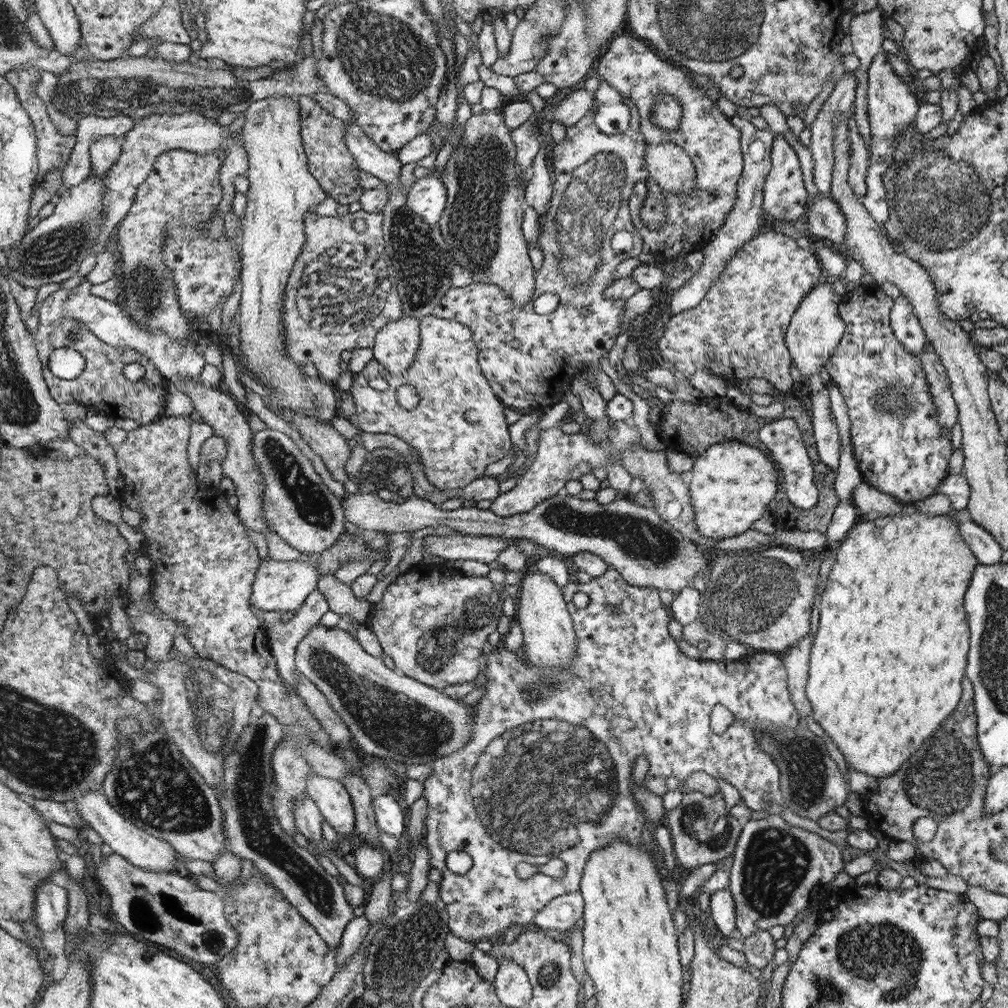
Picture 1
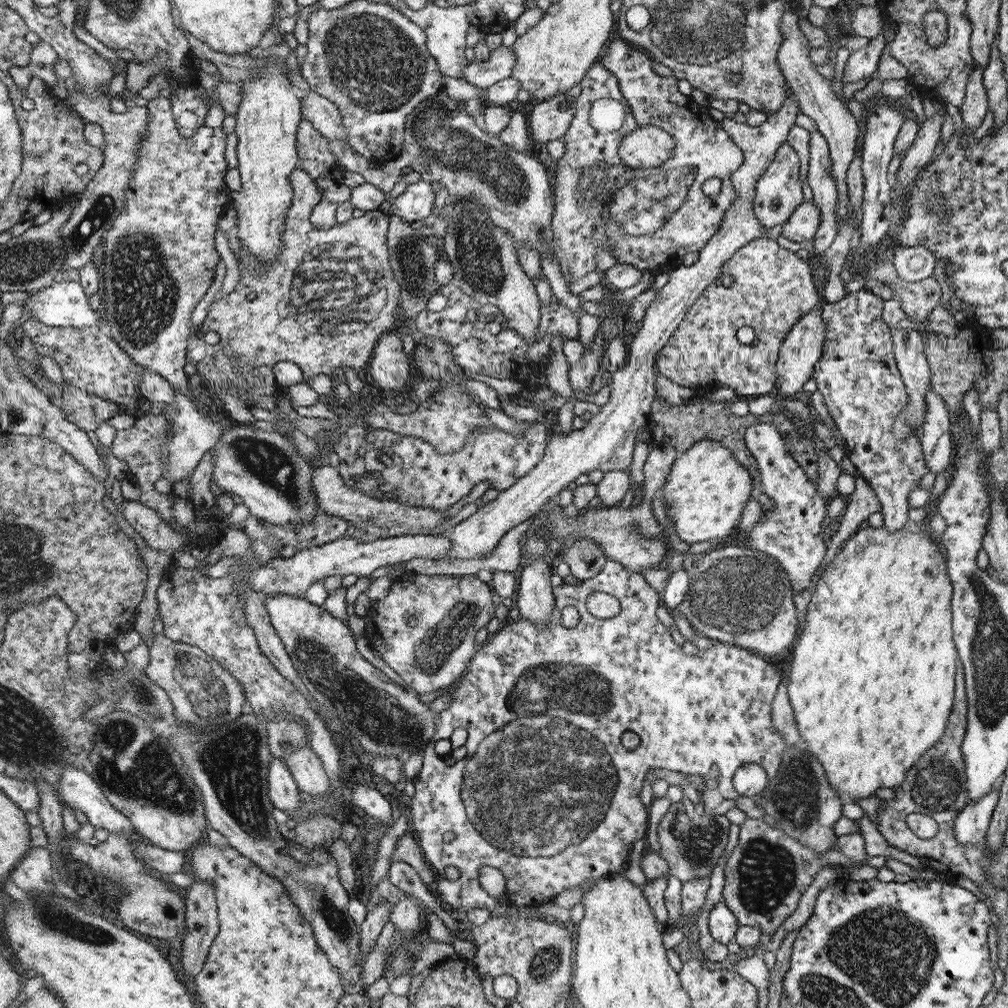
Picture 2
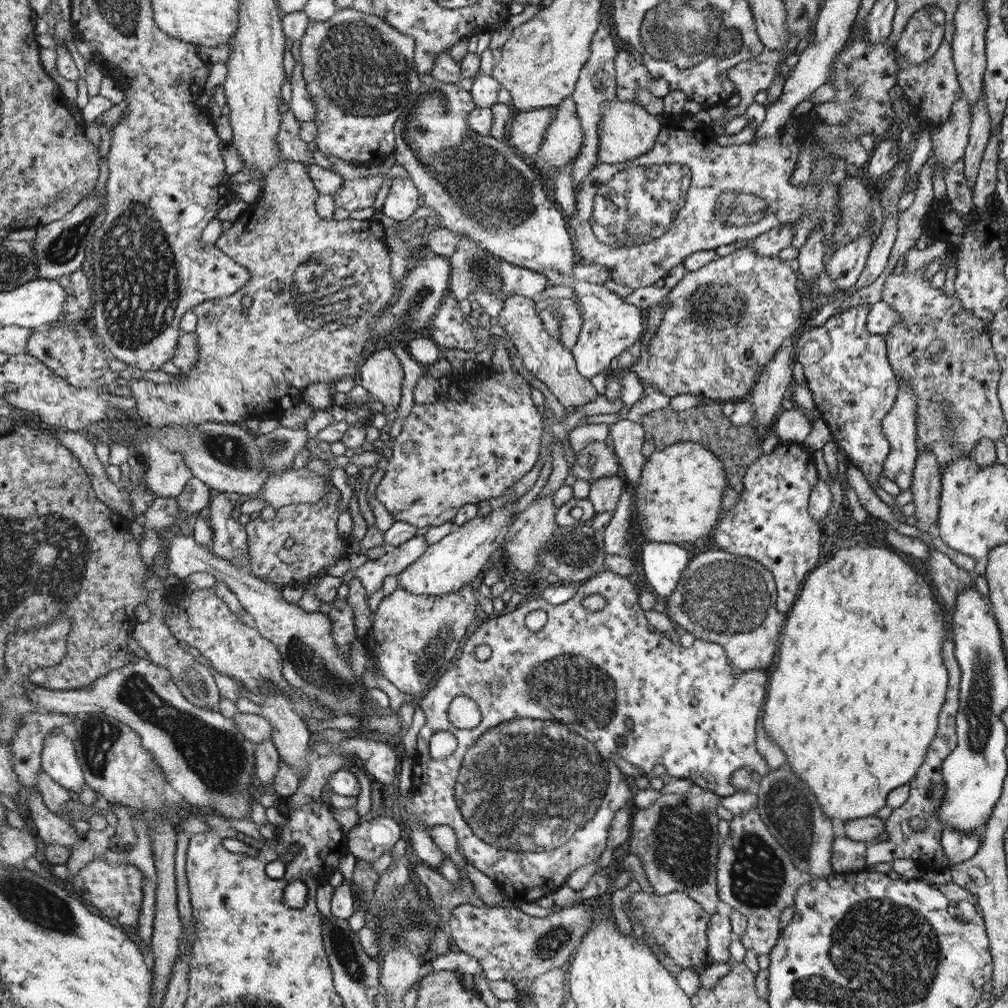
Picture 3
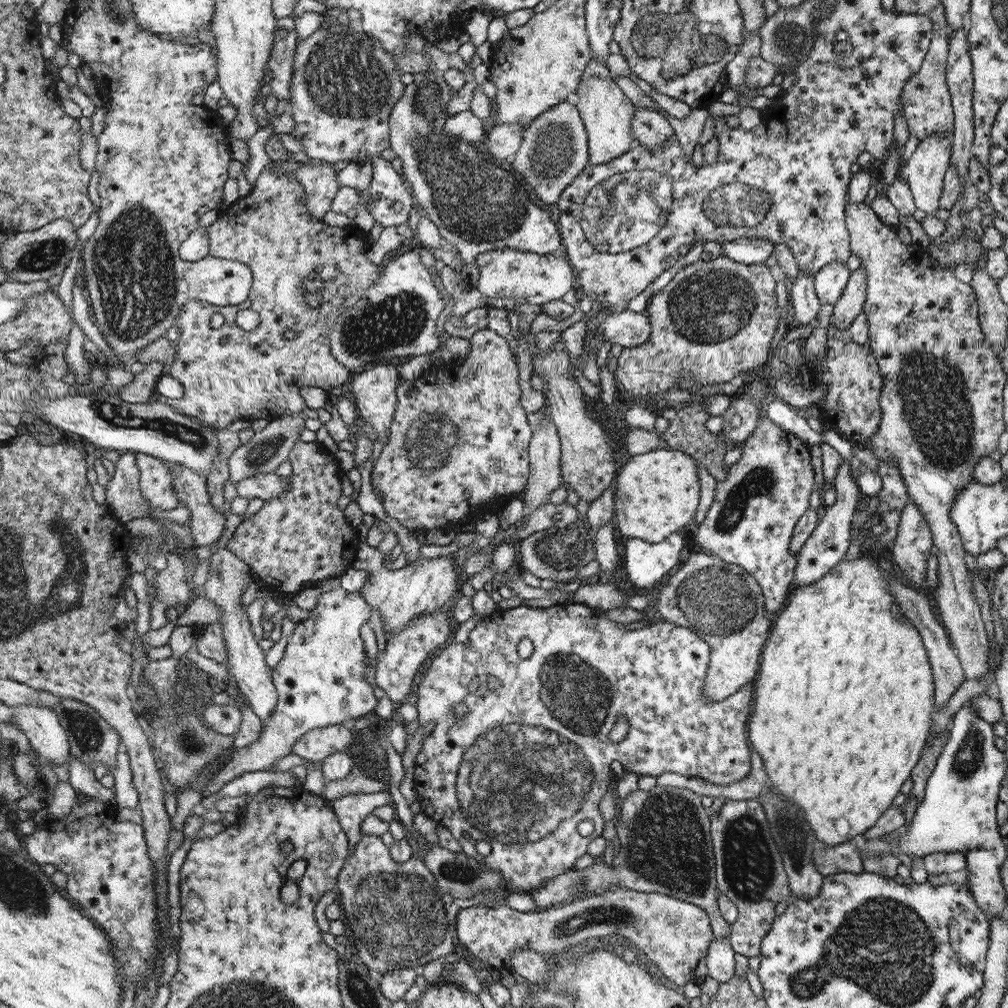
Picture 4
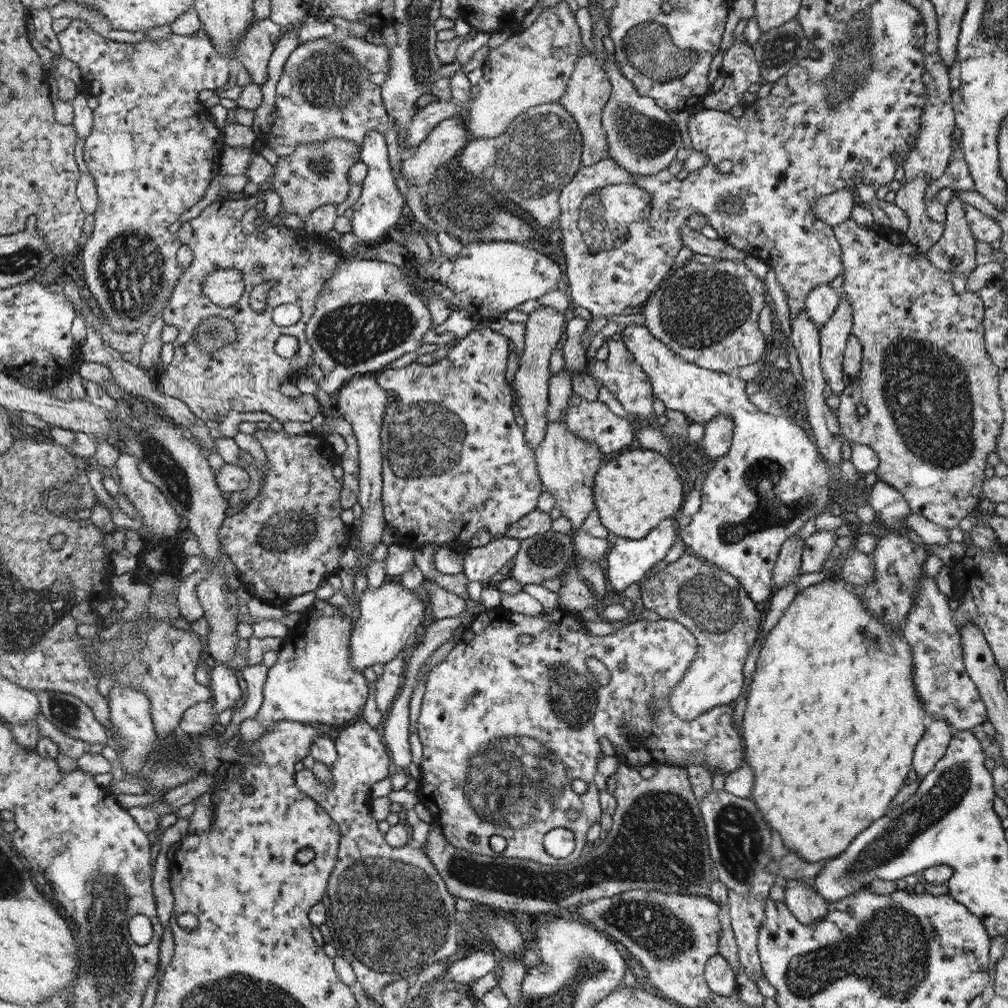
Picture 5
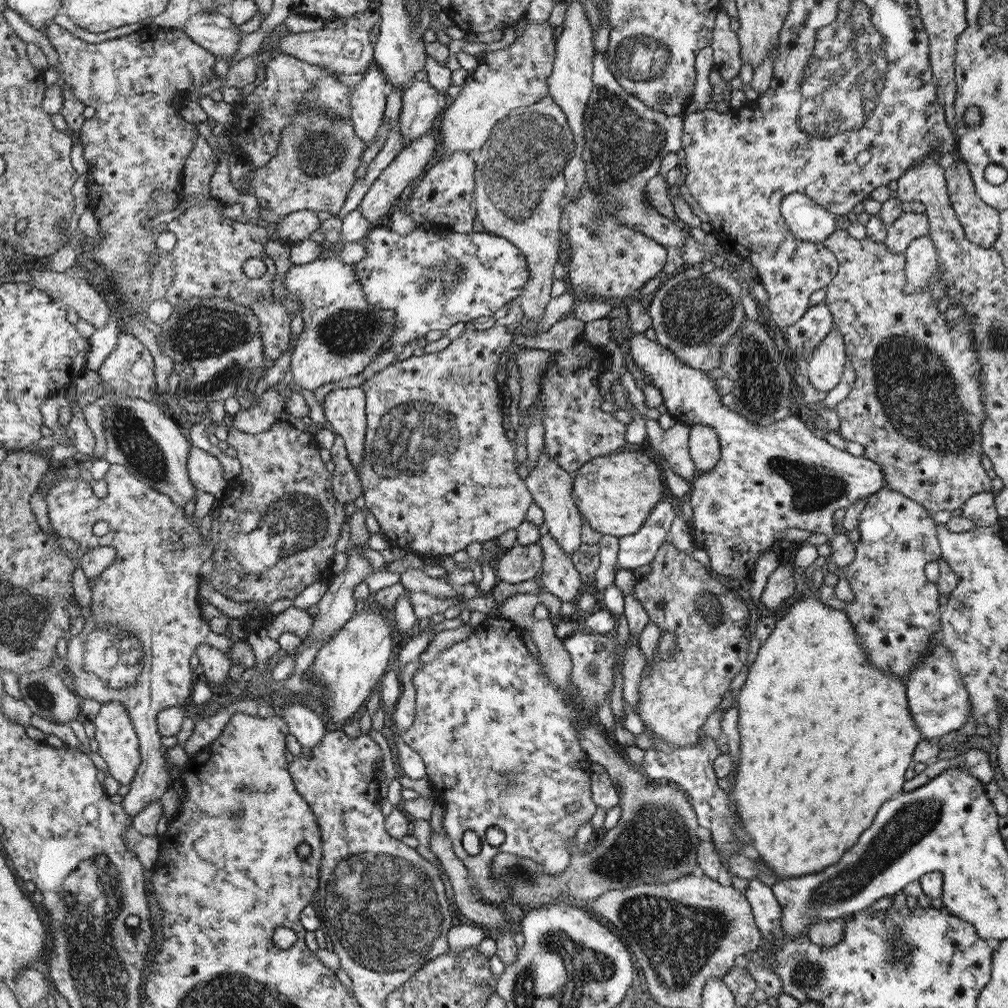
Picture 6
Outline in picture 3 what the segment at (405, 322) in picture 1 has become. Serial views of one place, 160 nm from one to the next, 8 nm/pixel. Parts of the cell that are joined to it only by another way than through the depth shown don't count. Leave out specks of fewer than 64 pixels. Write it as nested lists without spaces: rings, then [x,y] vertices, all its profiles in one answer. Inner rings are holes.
[[[378,349],[366,357],[357,382],[393,415],[400,405],[404,372],[392,349]]]

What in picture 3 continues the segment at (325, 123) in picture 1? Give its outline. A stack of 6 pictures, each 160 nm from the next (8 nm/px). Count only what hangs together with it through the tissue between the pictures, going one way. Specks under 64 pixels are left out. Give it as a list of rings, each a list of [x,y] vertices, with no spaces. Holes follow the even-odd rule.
[[[288,108],[283,116],[281,123],[281,132],[277,139],[279,144],[279,153],[283,160],[298,162],[308,165],[314,165],[312,151],[308,149],[308,143],[300,139],[300,126],[302,122],[295,118],[295,114]]]

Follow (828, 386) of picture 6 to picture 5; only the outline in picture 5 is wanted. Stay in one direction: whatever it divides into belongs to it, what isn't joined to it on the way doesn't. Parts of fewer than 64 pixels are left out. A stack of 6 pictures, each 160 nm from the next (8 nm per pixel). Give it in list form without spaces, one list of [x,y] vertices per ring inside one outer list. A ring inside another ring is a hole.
[[[842,301],[828,322],[825,322],[819,329],[820,366],[824,380],[834,395],[840,396],[848,386],[843,380],[843,359],[852,327],[853,310],[851,304],[848,301]]]

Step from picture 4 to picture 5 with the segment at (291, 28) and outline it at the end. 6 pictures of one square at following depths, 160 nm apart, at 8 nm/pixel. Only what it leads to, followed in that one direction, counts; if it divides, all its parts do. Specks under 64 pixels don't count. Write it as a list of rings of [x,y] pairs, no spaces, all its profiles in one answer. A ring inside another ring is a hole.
[[[268,19],[254,22],[235,44],[231,55],[242,63],[256,84],[262,85],[268,80],[268,63],[272,51],[283,36],[280,28]]]

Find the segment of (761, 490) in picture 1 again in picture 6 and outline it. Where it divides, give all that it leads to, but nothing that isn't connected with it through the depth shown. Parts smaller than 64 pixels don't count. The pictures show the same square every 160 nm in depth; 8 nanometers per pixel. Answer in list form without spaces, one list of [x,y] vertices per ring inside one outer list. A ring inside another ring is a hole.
[[[629,448],[597,456],[575,472],[572,496],[584,522],[589,522],[600,534],[630,536],[636,534],[664,498],[660,468],[640,450]]]

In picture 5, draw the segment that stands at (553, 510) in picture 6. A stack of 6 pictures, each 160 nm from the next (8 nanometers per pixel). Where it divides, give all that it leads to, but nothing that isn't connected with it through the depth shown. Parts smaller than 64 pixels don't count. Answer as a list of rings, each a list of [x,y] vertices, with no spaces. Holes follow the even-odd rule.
[[[562,418],[559,422],[552,422],[547,426],[546,437],[535,450],[535,460],[544,490],[552,494],[554,506],[561,510],[561,516],[571,520],[575,532],[581,528],[590,512],[595,510],[595,476],[607,459],[596,444],[586,442],[576,434],[568,432],[566,424],[562,424],[561,420]]]

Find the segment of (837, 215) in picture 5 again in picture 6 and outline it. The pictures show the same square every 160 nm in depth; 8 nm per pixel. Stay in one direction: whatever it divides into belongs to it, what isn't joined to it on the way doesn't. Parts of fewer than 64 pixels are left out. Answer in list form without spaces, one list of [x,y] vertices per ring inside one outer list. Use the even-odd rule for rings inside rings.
[[[804,193],[786,196],[782,213],[799,239],[823,243],[839,226],[838,216]]]

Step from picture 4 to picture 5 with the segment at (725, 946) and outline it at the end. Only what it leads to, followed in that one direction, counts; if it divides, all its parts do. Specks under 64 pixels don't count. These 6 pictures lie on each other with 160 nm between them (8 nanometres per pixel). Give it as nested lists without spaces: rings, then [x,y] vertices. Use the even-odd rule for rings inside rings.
[[[719,952],[705,964],[705,980],[718,996],[732,996],[737,990],[736,975],[731,964]]]

